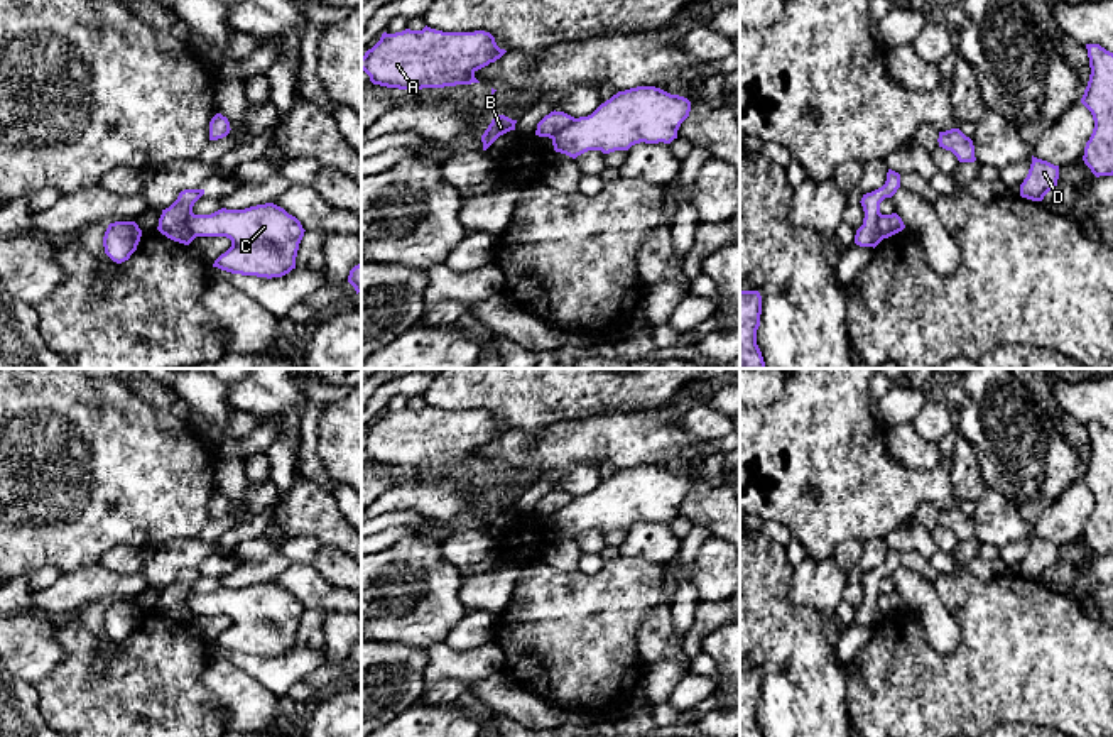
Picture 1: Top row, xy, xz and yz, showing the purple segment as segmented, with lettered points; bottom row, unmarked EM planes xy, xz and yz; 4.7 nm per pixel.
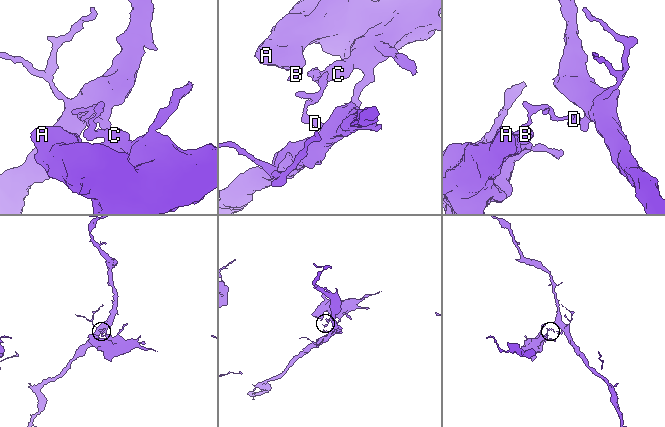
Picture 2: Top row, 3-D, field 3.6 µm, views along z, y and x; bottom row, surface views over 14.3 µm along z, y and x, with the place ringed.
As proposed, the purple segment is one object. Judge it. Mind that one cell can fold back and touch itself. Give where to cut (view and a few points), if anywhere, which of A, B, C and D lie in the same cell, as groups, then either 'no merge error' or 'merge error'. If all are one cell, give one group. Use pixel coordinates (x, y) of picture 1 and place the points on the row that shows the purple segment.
cut xz (575, 119), (551, 137); groups A B C / D; merge error

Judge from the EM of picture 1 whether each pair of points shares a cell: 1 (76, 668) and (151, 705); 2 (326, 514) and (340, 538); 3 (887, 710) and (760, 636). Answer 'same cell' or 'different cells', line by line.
1: same cell
2: same cell
3: different cells

